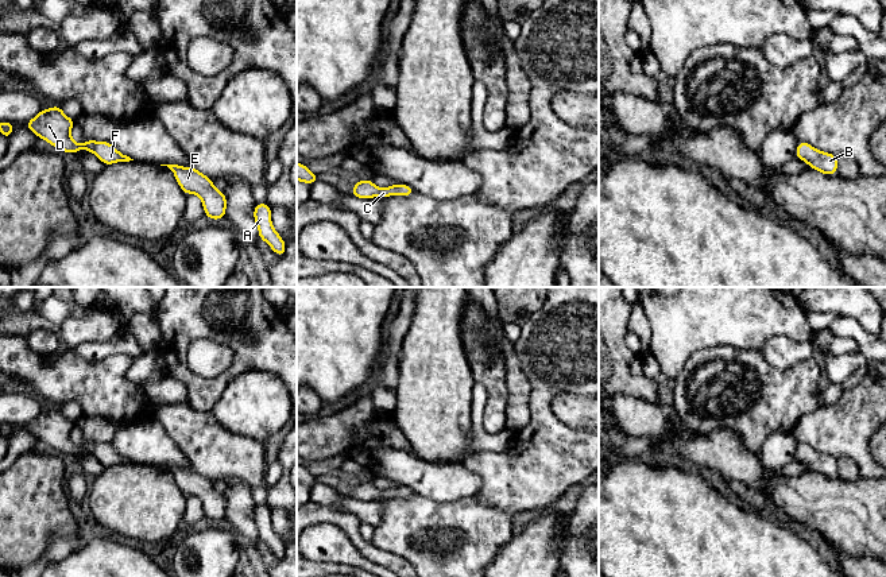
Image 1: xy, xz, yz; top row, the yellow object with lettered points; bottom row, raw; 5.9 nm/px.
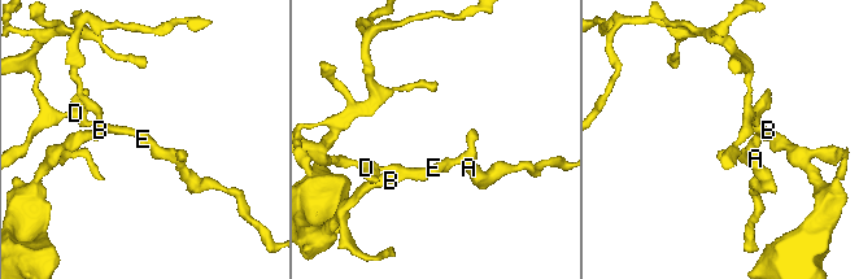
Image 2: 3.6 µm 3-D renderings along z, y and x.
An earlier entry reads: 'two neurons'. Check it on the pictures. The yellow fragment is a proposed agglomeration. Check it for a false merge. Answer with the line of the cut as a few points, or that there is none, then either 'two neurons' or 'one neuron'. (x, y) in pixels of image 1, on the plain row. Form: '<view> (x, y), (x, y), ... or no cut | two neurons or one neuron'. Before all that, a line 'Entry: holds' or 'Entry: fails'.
Entry: fails
no cut | one neuron

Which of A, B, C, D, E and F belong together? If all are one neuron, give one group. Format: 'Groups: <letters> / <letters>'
Groups: A B C D E F

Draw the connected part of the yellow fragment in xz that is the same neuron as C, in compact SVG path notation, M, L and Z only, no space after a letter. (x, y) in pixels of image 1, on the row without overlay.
M360 481L356 487L353 487L351 492L351 497L368 502L372 499L391 499L391 497L405 497L409 499L414 496L415 492L409 487L395 485L386 491L379 491L374 483Z

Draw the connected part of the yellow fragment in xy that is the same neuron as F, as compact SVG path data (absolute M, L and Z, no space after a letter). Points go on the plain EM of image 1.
M57 407L49 411L42 411L34 421L26 425L26 429L38 439L45 441L62 454L77 456L80 452L88 452L97 457L105 468L134 462L119 454L109 444L86 441L84 446L77 446L70 438L74 425L76 422L69 421L62 414L61 407Z

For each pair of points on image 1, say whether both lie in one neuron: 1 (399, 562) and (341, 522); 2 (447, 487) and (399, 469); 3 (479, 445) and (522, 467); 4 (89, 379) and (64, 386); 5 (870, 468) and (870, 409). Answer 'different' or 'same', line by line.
1: same
2: same
3: different
4: same
5: same

